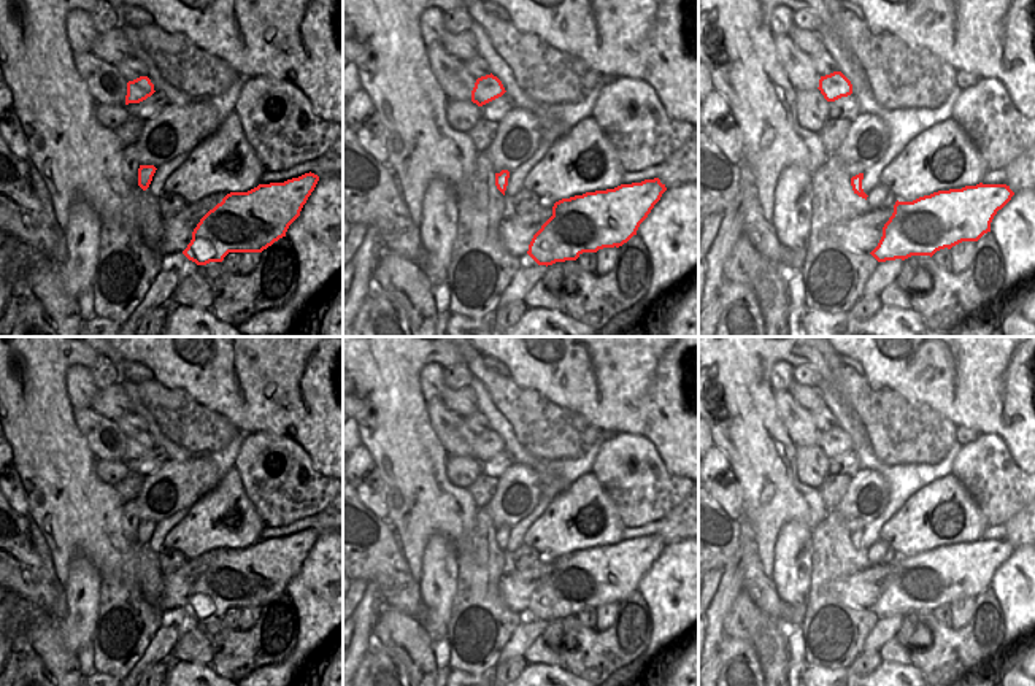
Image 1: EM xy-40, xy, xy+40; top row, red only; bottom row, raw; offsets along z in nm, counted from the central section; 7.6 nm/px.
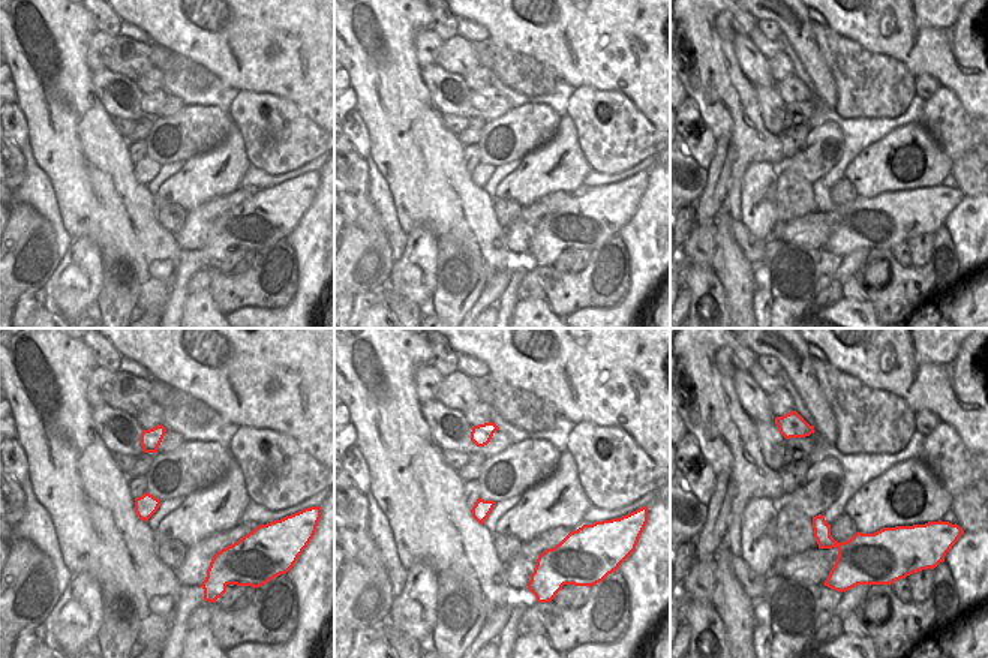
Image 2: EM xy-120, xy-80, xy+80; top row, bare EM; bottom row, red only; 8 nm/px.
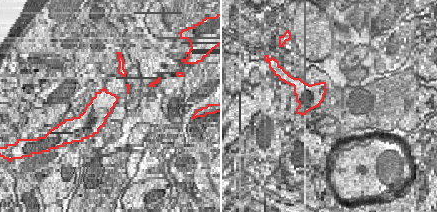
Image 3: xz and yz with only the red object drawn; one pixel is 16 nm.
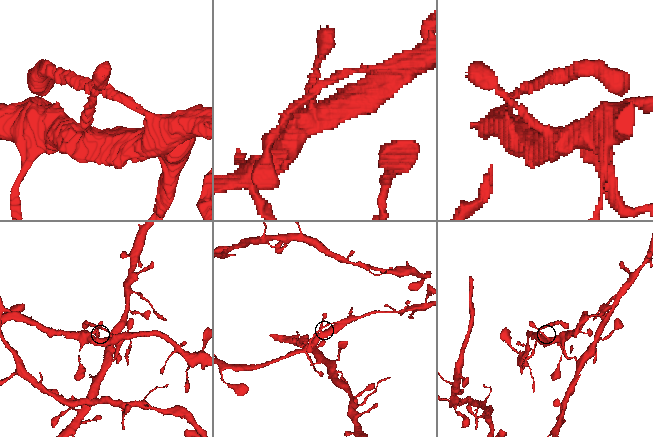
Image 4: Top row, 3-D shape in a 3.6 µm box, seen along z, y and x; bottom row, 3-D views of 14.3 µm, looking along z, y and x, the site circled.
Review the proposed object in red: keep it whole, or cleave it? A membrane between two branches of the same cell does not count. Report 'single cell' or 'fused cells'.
single cell

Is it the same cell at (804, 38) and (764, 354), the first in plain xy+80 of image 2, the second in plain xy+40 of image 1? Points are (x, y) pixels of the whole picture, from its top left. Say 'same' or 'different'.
same

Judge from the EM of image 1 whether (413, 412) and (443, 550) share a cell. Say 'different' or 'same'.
different

